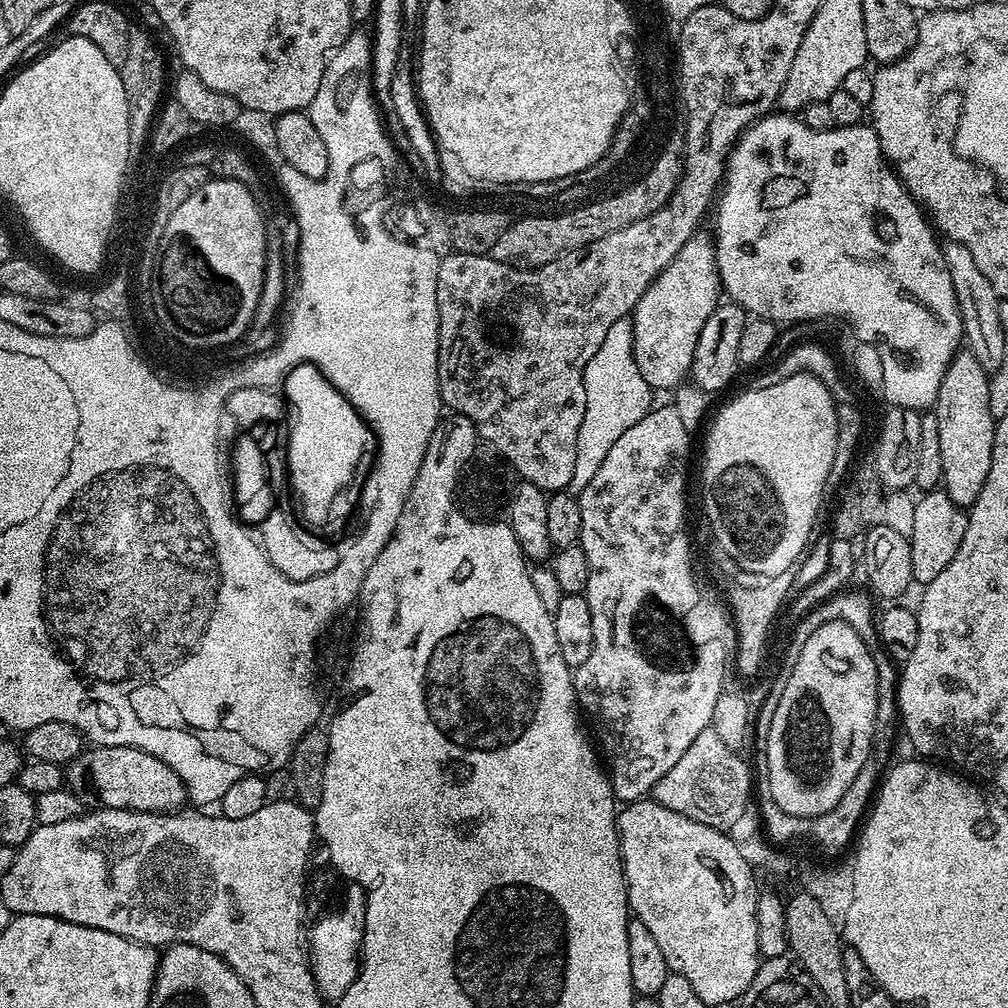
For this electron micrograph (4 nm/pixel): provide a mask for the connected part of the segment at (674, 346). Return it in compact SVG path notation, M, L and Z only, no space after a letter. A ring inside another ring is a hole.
M704 230L697 231L678 250L678 254L658 278L642 294L630 313L632 321L632 349L642 378L653 390L676 388L689 379L694 362L694 346L698 334L706 326L706 318L714 314L722 300L722 285L716 269L714 240Z

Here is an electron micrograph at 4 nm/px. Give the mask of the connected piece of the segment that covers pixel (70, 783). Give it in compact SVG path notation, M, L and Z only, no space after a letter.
M88 746L83 749L73 760L66 765L66 787L68 791L81 800L86 806L96 808L125 808L135 812L171 812L185 807L188 800L188 792L184 789L182 778L166 766L154 754L146 754L137 748L130 746Z

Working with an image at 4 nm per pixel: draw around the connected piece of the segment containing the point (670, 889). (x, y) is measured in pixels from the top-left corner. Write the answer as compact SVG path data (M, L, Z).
M651 798L625 803L616 817L616 833L620 835L620 861L624 864L624 881L628 887L628 907L631 915L643 922L649 928L650 935L657 940L662 955L666 958L669 973L686 978L686 982L694 986L694 994L698 994L698 998L702 998L702 1002L710 1006L728 1004L731 1000L732 1003L739 1001L750 986L750 982L754 982L754 974L760 969L762 963L758 950L758 922L756 921L757 873L744 859L742 850L734 846L727 831L702 826L702 822L694 822L694 818L686 818L686 814L674 814L674 810L666 810L666 806Z

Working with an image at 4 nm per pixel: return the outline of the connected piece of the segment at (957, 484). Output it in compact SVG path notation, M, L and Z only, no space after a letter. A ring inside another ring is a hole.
M967 350L956 353L950 362L938 394L934 411L938 418L938 446L942 450L942 490L965 510L982 494L990 474L994 454L994 434L997 420L990 414L990 374Z

